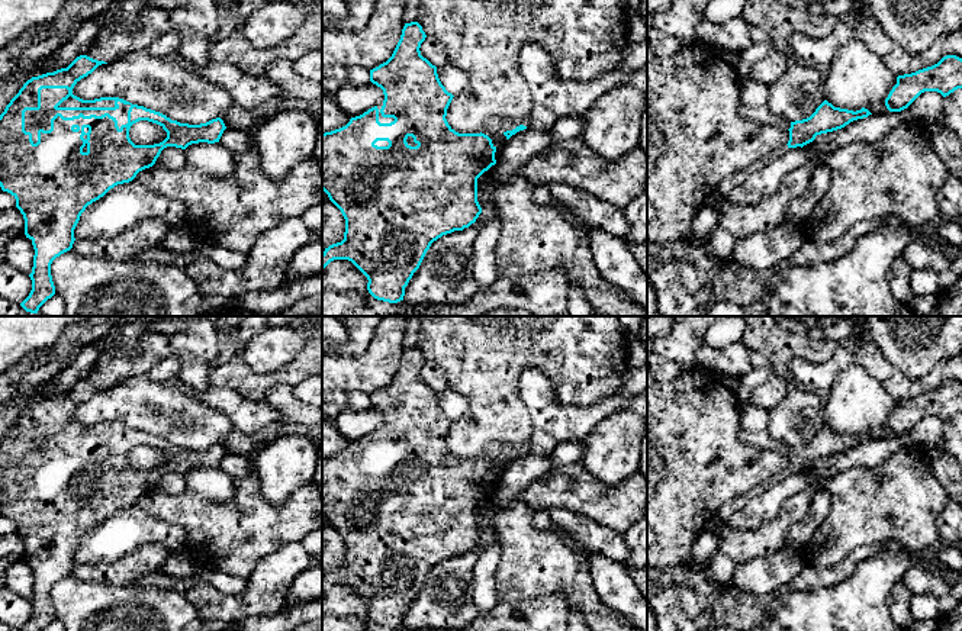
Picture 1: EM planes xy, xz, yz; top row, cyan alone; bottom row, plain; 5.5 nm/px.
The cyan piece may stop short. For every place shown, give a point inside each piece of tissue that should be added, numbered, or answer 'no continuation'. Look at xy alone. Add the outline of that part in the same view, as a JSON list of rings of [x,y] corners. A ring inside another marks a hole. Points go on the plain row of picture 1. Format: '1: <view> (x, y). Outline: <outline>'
1: xy (34, 444). Outline: [[[42,413],[41,415],[41,434],[25,437],[25,455],[32,458],[33,469],[38,467],[38,455],[49,455],[51,444],[61,438],[64,442],[73,442],[83,438],[84,441],[96,440],[102,441],[109,438],[118,445],[120,454],[122,450],[128,448],[128,435],[131,429],[123,429],[118,426],[119,432],[116,435],[55,435],[54,431],[68,419],[67,413]]]

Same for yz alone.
1: yz (778, 477). Outline: [[[782,470],[781,473],[775,474],[773,477],[768,479],[763,484],[763,487],[769,489],[775,486],[776,483],[782,482],[788,476],[788,470]]]

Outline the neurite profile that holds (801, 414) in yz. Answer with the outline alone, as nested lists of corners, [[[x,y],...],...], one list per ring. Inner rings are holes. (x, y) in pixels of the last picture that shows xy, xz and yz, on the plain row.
[[[795,383],[779,405],[768,412],[769,435],[789,447],[810,442],[824,425],[826,396]]]

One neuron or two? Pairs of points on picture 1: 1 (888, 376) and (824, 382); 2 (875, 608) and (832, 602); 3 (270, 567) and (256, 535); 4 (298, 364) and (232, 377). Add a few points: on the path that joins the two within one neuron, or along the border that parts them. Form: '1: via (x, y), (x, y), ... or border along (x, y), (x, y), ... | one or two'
1: via (871, 359), (843, 359), (837, 364) | one
2: via (865, 608), (842, 608) | one
3: border along (296, 541), (290, 541), (264, 556), (247, 578) | two
4: via (282, 374), (267, 380), (248, 380) | one

